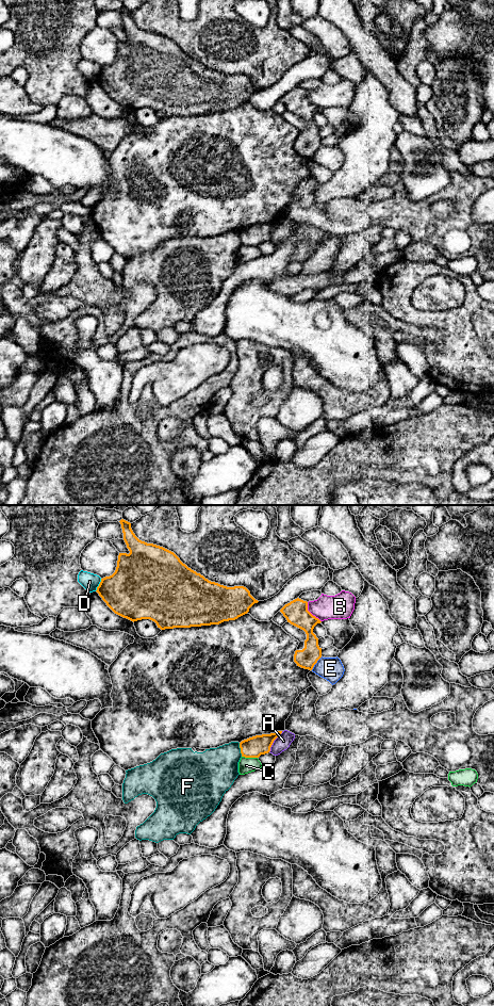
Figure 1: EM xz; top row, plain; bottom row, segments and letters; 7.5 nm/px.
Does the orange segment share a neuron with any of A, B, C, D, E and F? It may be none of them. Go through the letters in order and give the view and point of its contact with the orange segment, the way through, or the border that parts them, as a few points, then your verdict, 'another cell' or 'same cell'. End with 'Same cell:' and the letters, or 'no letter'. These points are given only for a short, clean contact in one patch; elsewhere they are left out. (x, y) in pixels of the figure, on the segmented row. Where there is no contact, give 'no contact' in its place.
A: xz (273, 742) | along xz (282, 731), (274, 741), (268, 751) | another cell
B: xz (310, 613) | along xz (307, 602), (307, 609), (320, 621) | another cell
C: xz (249, 757) | along xz (242, 756), (257, 758) | another cell
D: xz (99, 585) | another cell
E: xz (316, 662) | along xz (322, 656), (311, 669) | another cell
F: xz (241, 749) | another cell
Same cell: no letter

